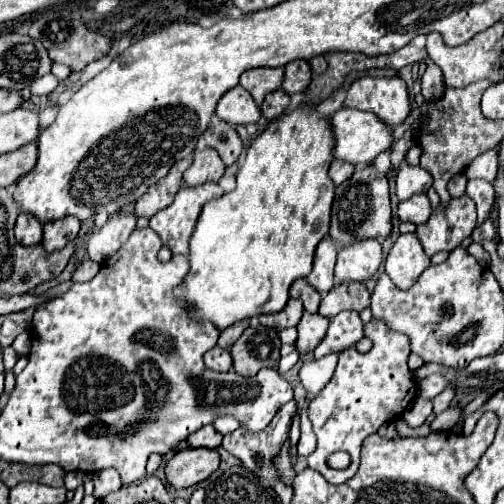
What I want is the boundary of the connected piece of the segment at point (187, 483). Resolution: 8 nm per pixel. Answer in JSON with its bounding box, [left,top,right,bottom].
[166,447,220,489]

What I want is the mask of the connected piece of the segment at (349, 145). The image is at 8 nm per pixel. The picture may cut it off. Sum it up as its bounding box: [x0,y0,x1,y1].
[332,109,394,165]

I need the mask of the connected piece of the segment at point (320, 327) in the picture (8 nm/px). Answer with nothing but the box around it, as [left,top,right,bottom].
[296,313,328,353]

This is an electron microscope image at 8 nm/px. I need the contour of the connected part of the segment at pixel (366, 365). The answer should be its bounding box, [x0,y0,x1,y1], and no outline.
[308,319,416,485]

